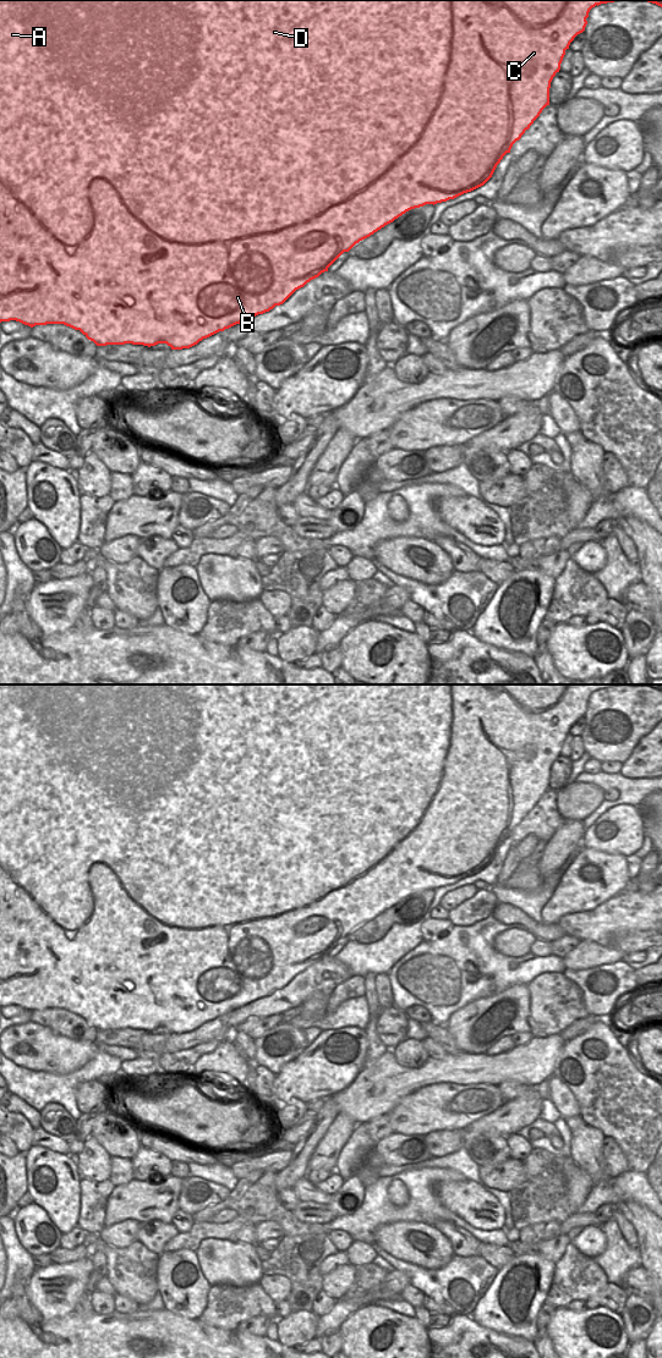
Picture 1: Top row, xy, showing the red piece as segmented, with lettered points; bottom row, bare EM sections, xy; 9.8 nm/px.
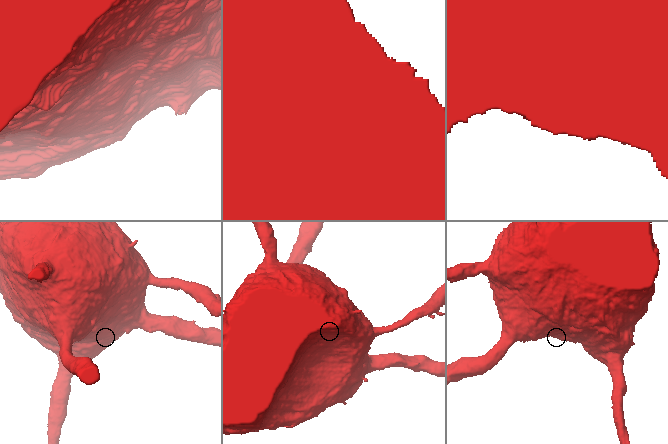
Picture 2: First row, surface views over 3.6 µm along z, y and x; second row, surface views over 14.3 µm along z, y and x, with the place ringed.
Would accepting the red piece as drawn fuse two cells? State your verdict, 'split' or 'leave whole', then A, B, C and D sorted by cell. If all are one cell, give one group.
leave whole | A B C D

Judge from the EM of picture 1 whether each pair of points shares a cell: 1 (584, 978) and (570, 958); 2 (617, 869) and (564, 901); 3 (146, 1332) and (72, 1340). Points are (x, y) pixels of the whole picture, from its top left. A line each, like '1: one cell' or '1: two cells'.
1: two cells
2: one cell
3: one cell

